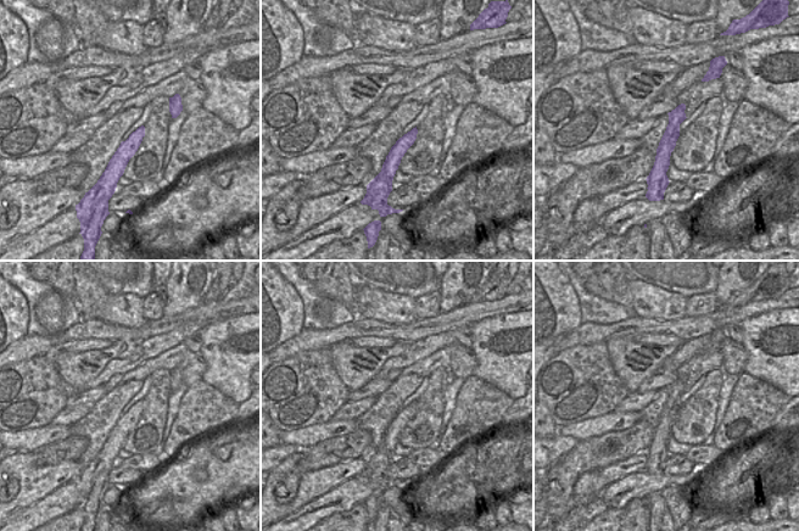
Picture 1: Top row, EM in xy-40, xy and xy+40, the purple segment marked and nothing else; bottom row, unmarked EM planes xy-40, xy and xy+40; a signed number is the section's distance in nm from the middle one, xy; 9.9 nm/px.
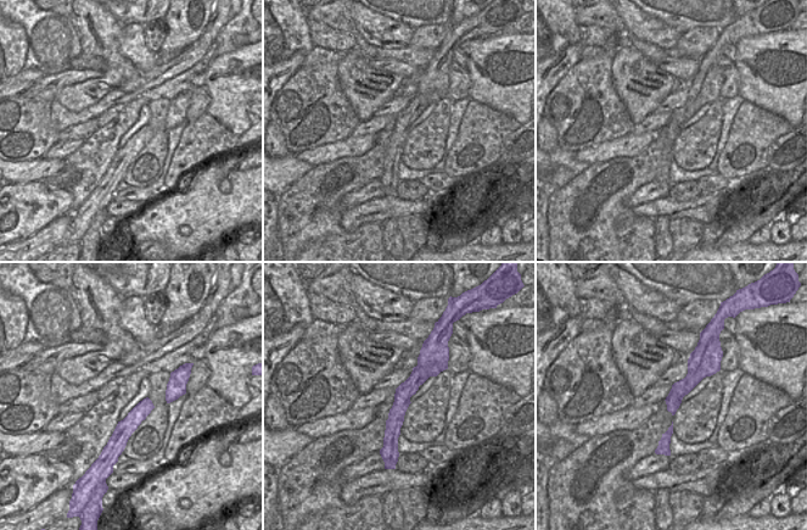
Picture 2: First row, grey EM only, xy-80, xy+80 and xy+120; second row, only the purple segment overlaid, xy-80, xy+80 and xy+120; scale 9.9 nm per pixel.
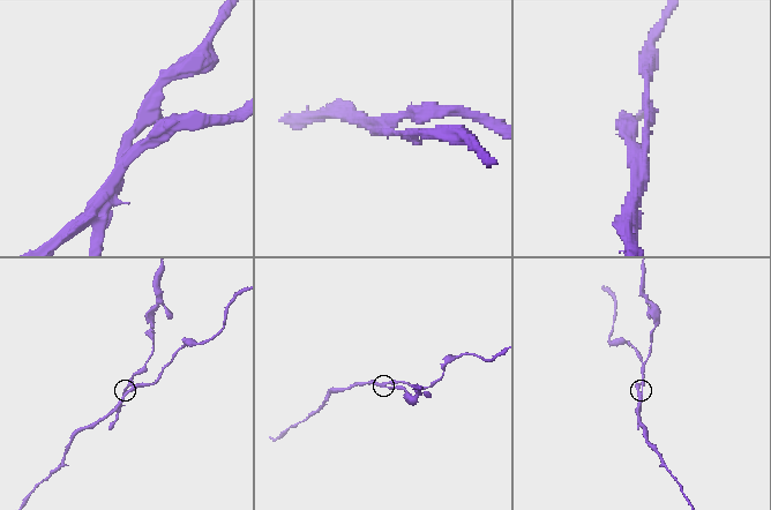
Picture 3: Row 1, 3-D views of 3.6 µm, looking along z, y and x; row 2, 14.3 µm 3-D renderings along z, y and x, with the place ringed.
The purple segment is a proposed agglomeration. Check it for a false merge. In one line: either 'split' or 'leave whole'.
split

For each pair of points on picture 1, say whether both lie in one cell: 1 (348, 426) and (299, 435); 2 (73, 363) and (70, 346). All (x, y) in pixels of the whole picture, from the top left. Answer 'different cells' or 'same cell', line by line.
1: same cell
2: different cells

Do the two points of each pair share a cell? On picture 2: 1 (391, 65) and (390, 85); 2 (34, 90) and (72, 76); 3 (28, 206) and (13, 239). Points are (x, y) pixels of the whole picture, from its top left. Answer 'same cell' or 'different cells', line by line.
1: different cells
2: same cell
3: same cell

